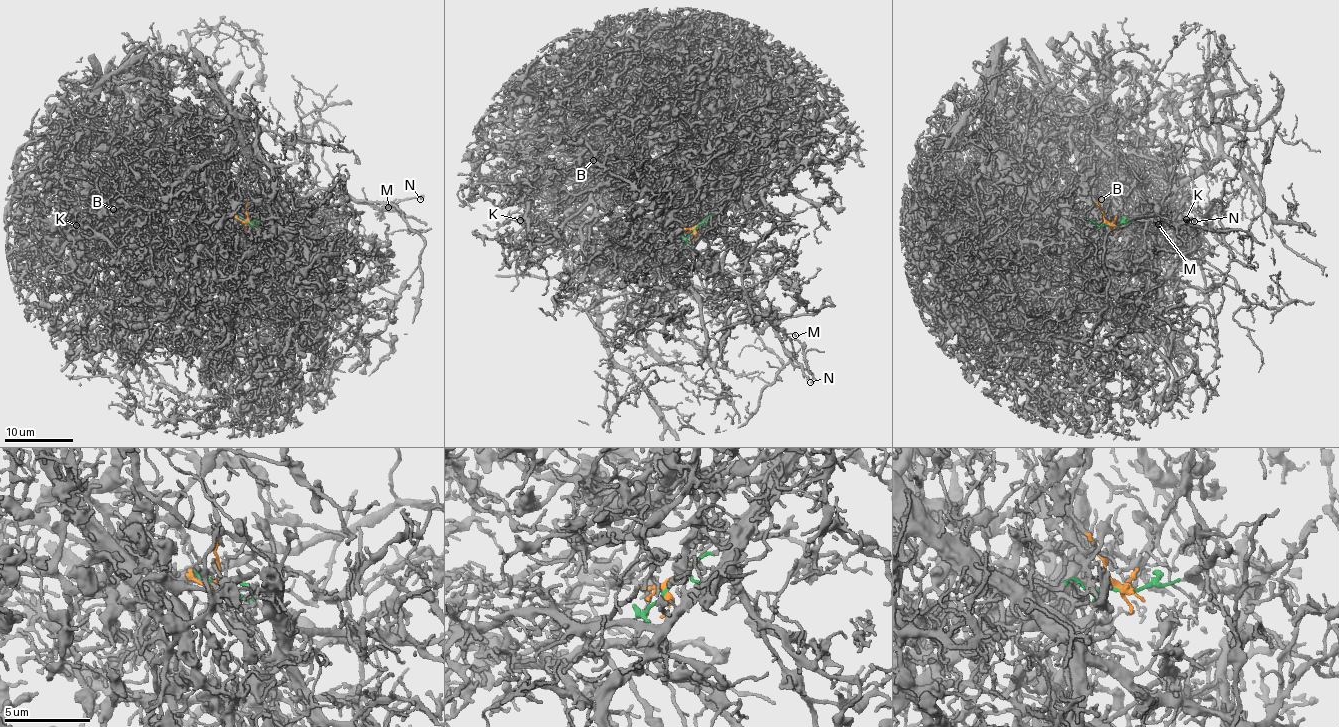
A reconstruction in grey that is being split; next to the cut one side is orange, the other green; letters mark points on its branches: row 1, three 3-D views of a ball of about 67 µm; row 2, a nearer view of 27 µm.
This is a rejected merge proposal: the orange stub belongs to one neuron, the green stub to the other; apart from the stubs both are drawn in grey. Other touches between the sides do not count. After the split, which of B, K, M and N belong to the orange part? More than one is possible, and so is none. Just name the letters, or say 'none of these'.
B, K

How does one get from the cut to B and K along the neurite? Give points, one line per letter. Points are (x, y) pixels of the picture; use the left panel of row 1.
B: (248, 222), (247, 196), (224, 190), (208, 202), (186, 197), (154, 230), (135, 213), (120, 222), (114, 208)
K: (248, 222), (247, 196), (224, 190), (149, 230), (132, 183), (83, 194), (84, 235), (75, 226)

